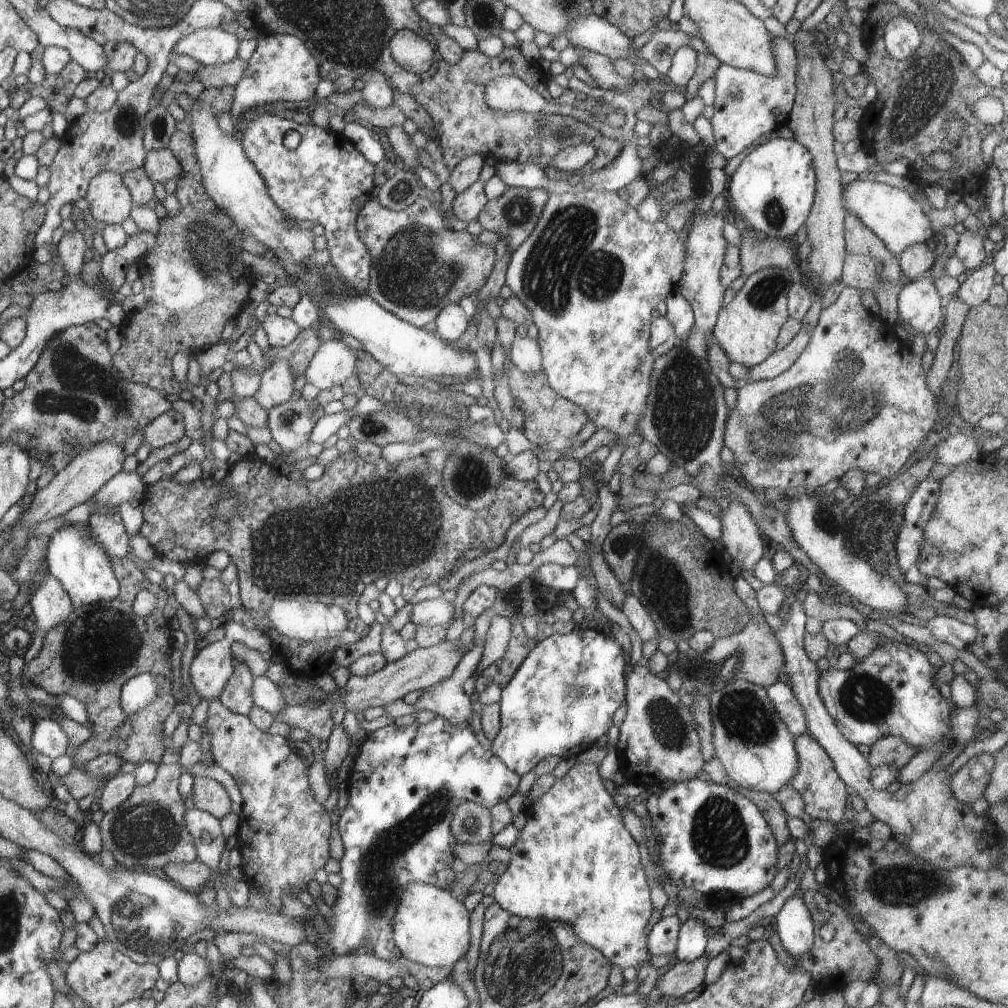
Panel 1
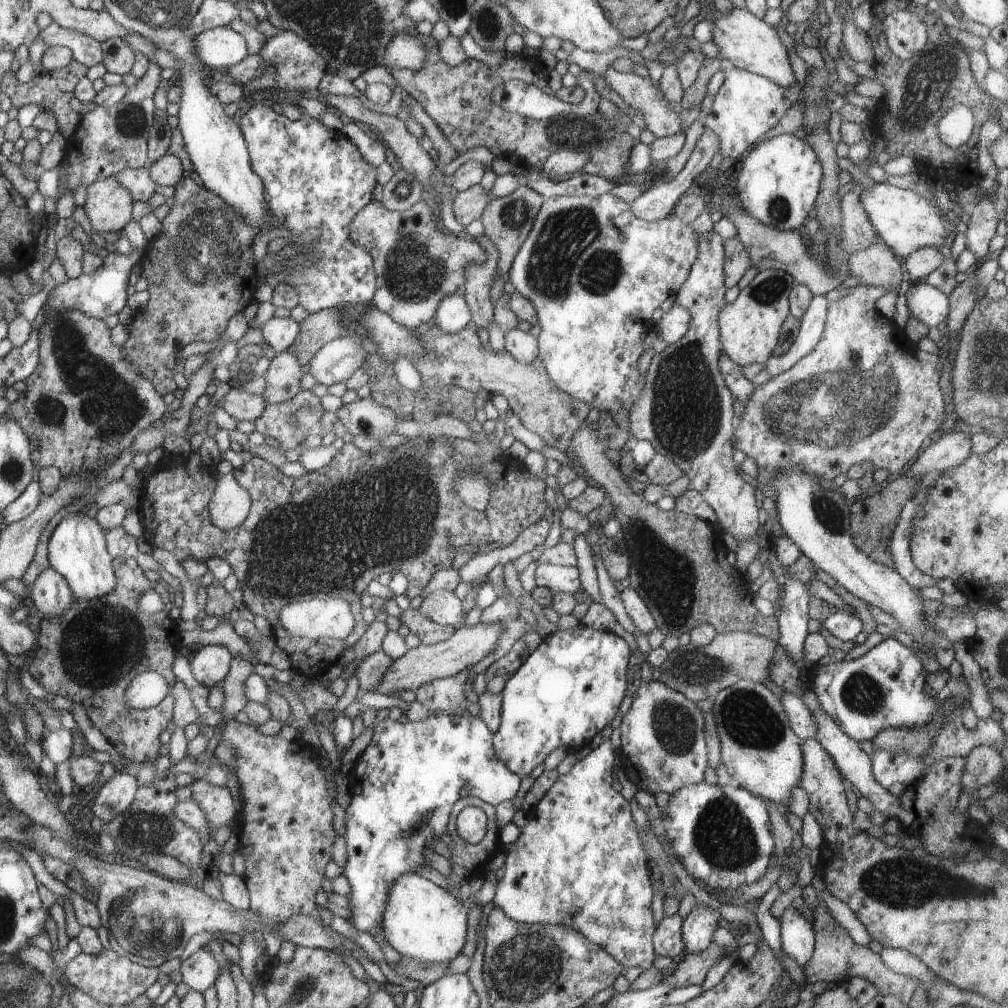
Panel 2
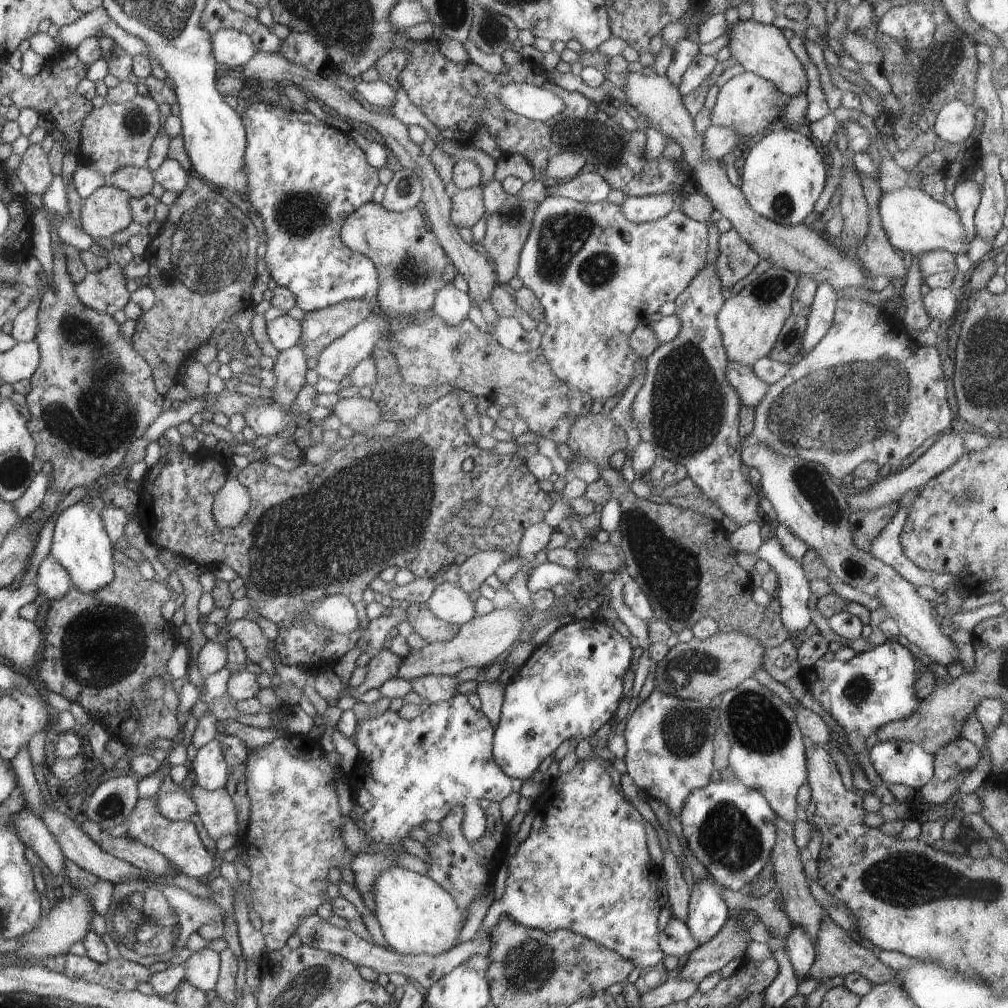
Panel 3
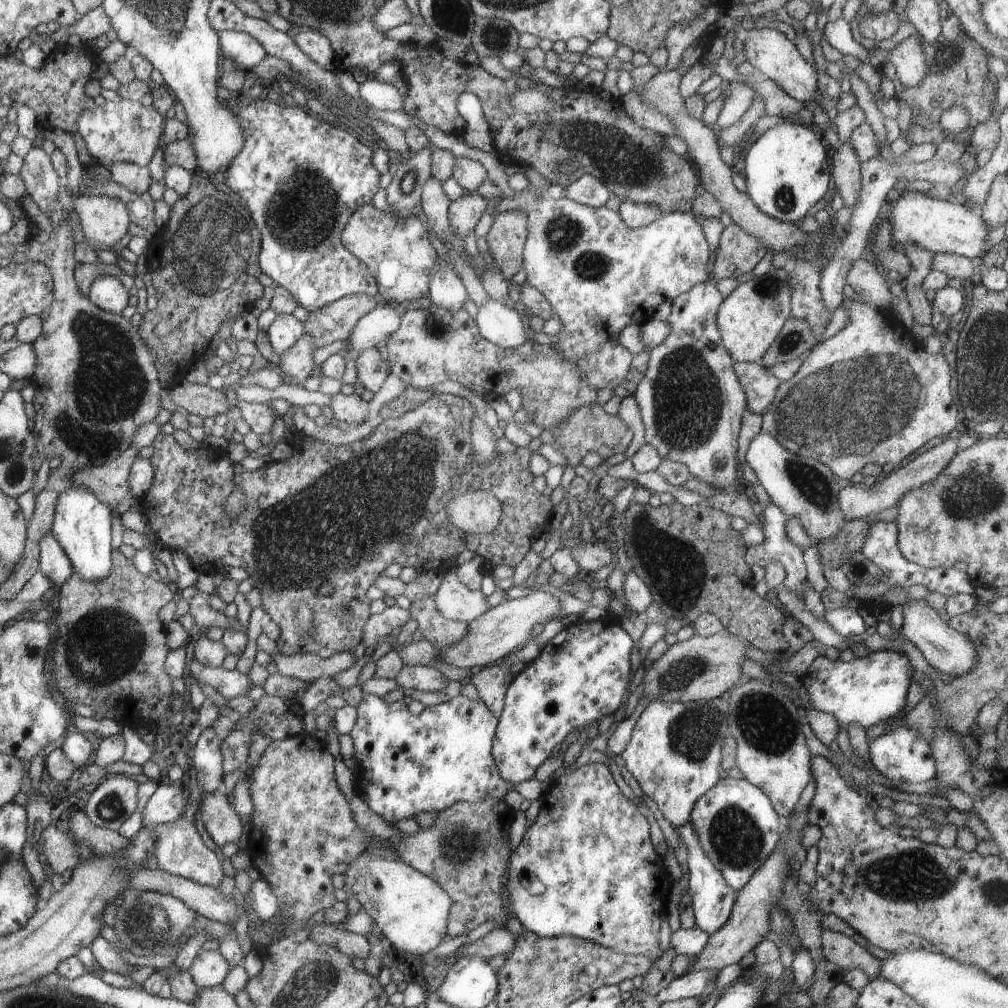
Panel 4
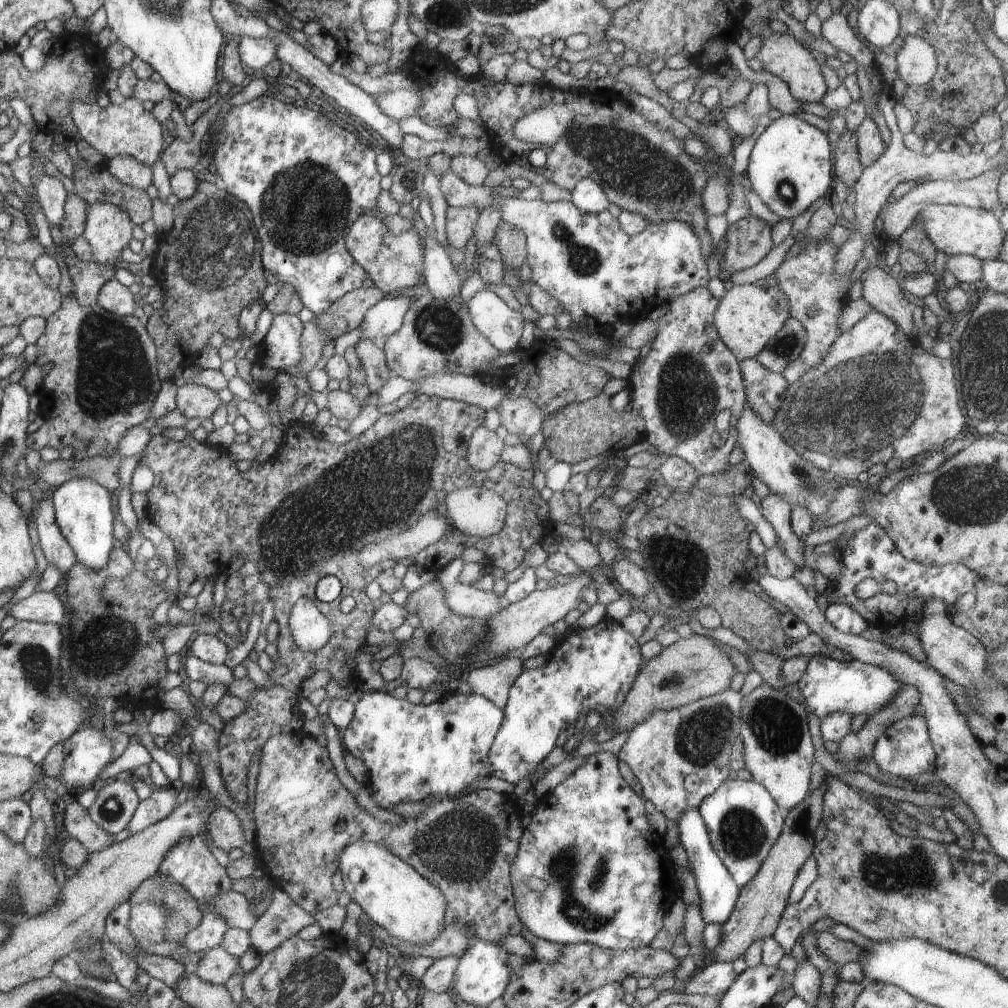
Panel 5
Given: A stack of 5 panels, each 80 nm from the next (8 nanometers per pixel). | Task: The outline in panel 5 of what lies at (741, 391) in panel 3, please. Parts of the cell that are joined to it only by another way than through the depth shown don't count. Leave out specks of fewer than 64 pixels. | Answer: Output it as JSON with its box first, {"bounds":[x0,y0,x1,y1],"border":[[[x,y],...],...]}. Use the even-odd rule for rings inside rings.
{"bounds":[740,358,789,424],"border":[[[755,358],[740,362],[740,370],[746,387],[747,404],[766,423],[771,424],[785,398],[789,382],[782,373],[770,372]]]}

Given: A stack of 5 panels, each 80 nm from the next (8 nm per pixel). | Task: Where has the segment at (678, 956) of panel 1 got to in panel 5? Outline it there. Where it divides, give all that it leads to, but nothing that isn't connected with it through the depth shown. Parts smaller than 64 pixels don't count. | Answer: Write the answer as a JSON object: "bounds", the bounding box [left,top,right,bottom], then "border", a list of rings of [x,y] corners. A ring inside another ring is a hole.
{"bounds":[674,809,740,925],"border":[[[697,809],[686,811],[674,827],[676,838],[686,851],[688,862],[694,875],[696,888],[700,896],[699,909],[705,924],[723,925],[732,914],[740,889],[729,875],[723,860],[711,847],[710,837]]]}

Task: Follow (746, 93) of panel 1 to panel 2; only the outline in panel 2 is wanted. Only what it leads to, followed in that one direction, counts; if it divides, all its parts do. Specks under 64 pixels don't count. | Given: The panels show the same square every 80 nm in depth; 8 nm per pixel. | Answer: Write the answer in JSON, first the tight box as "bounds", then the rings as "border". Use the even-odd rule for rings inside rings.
{"bounds":[703,67,800,161],"border":[[[734,67],[726,71],[724,82],[712,102],[711,115],[703,121],[704,126],[718,135],[723,158],[738,161],[760,136],[782,120],[795,101],[799,100],[800,91],[798,81],[783,87],[765,76]]]}

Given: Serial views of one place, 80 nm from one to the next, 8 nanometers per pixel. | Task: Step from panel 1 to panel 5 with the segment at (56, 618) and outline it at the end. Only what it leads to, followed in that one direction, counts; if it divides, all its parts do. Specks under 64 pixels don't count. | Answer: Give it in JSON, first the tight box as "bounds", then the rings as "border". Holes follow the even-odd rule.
{"bounds":[34,496,77,574],"border":[[[43,496],[38,504],[38,513],[34,517],[38,540],[47,564],[55,566],[63,574],[68,574],[77,563],[76,555],[58,528],[52,499]]]}

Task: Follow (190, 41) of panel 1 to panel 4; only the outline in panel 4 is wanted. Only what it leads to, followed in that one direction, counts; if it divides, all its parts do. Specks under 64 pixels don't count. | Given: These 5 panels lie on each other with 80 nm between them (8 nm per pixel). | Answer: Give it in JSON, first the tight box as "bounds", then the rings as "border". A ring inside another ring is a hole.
{"bounds":[221,31,268,72],"border":[[[240,31],[221,32],[222,56],[247,72],[268,55],[264,46],[253,36]]]}

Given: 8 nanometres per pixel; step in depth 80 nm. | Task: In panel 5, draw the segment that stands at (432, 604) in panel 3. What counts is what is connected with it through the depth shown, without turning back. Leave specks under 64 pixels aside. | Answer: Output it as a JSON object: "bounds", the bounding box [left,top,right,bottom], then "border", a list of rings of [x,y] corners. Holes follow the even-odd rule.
{"bounds":[436,557,509,619],"border":[[[458,557],[437,572],[436,578],[445,591],[446,606],[458,616],[475,619],[487,619],[502,613],[509,602],[505,598],[498,598],[494,590],[483,591],[457,581],[463,564],[461,557]]]}

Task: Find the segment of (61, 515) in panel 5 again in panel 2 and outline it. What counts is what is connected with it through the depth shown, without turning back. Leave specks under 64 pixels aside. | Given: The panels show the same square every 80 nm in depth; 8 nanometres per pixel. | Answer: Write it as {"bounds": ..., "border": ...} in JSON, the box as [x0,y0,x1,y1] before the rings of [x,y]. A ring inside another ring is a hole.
{"bounds":[48,512,118,600],"border":[[[78,512],[67,520],[62,519],[48,542],[50,567],[66,579],[76,600],[97,599],[118,588],[114,559],[114,552],[110,552],[110,532],[106,532],[106,528],[101,527],[96,519],[91,519],[84,512]]]}

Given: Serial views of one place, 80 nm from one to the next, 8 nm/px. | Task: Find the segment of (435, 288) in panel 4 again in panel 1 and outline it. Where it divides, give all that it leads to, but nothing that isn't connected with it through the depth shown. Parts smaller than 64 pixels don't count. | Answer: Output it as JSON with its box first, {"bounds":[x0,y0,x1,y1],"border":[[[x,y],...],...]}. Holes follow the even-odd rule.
{"bounds":[432,304,470,343],"border":[[[449,304],[441,309],[440,314],[432,324],[432,328],[445,341],[455,343],[466,332],[469,320],[470,318],[464,313],[460,304]]]}

